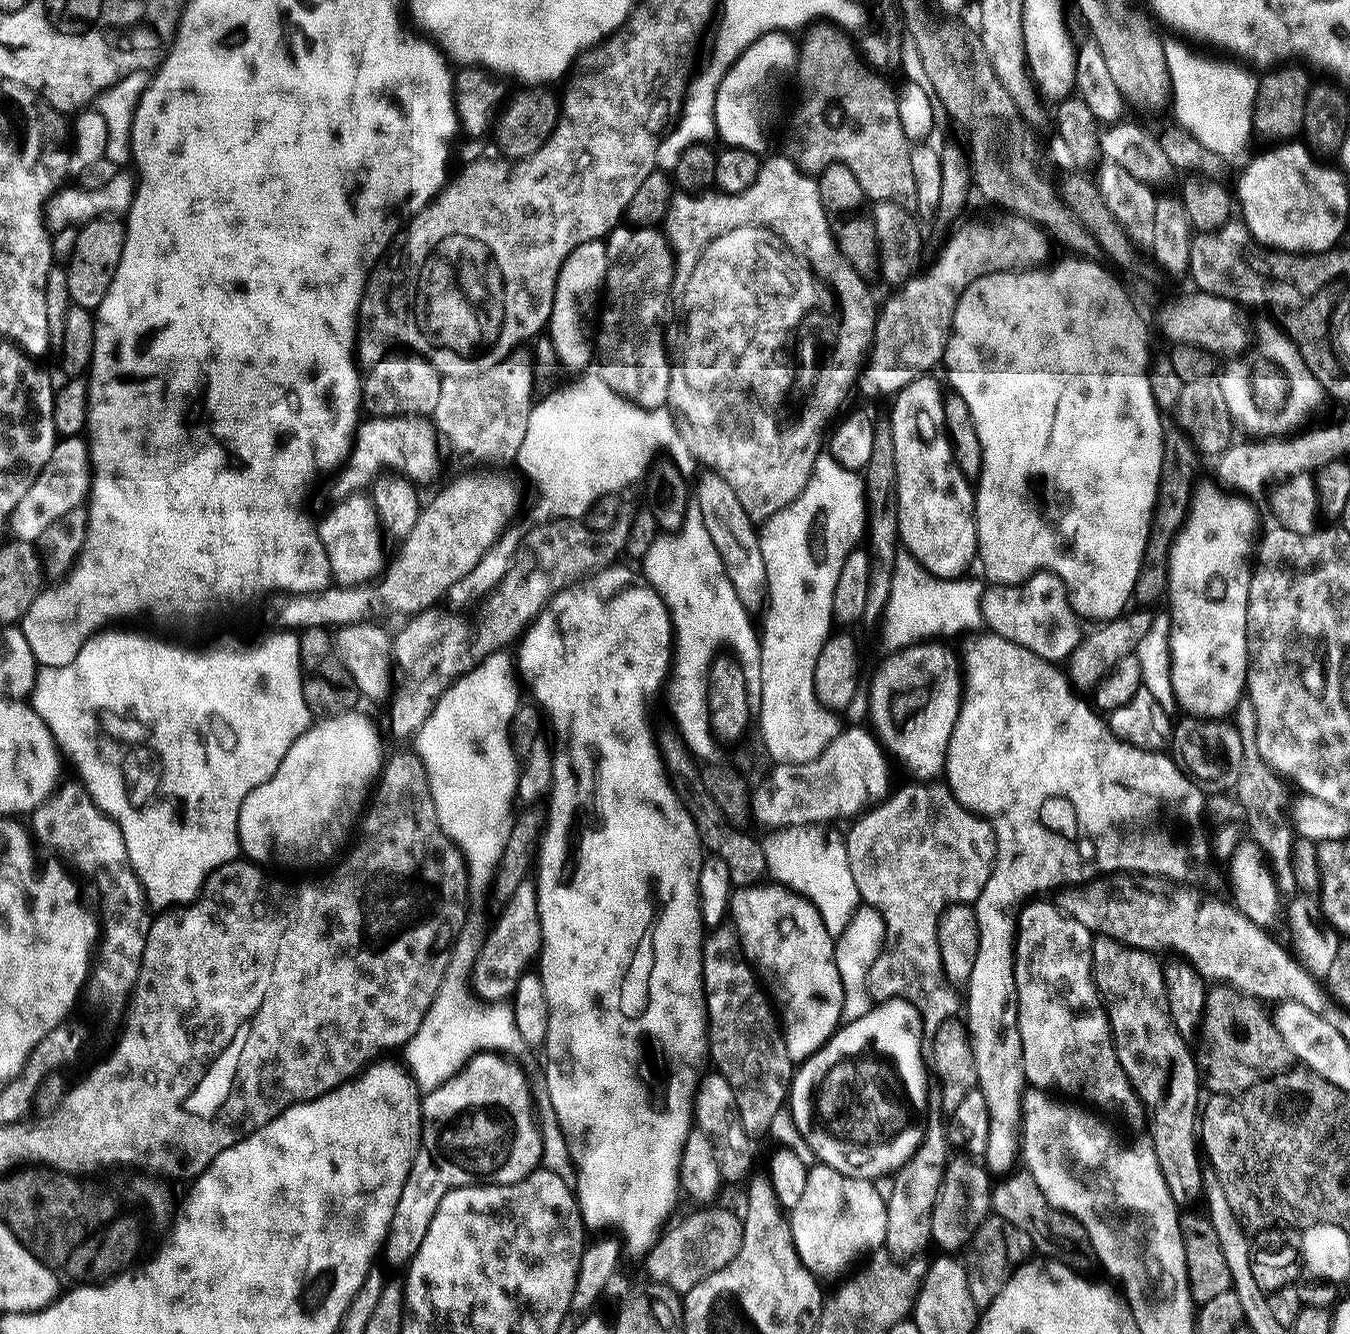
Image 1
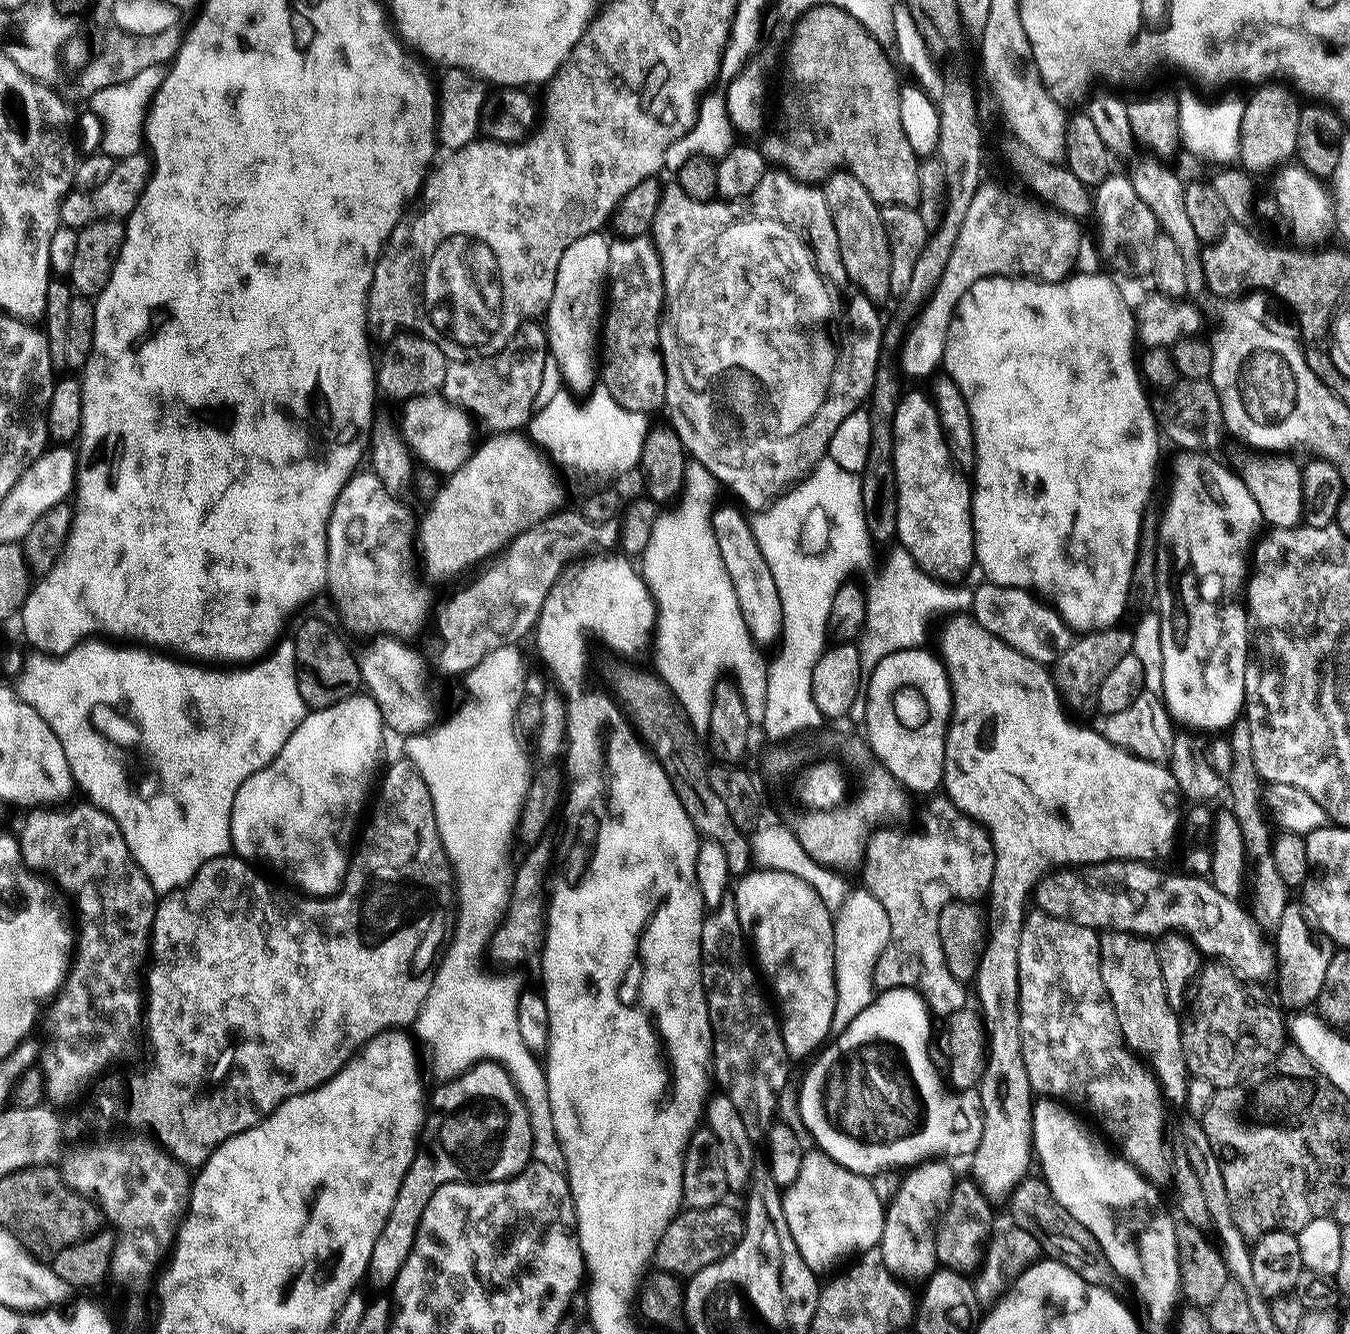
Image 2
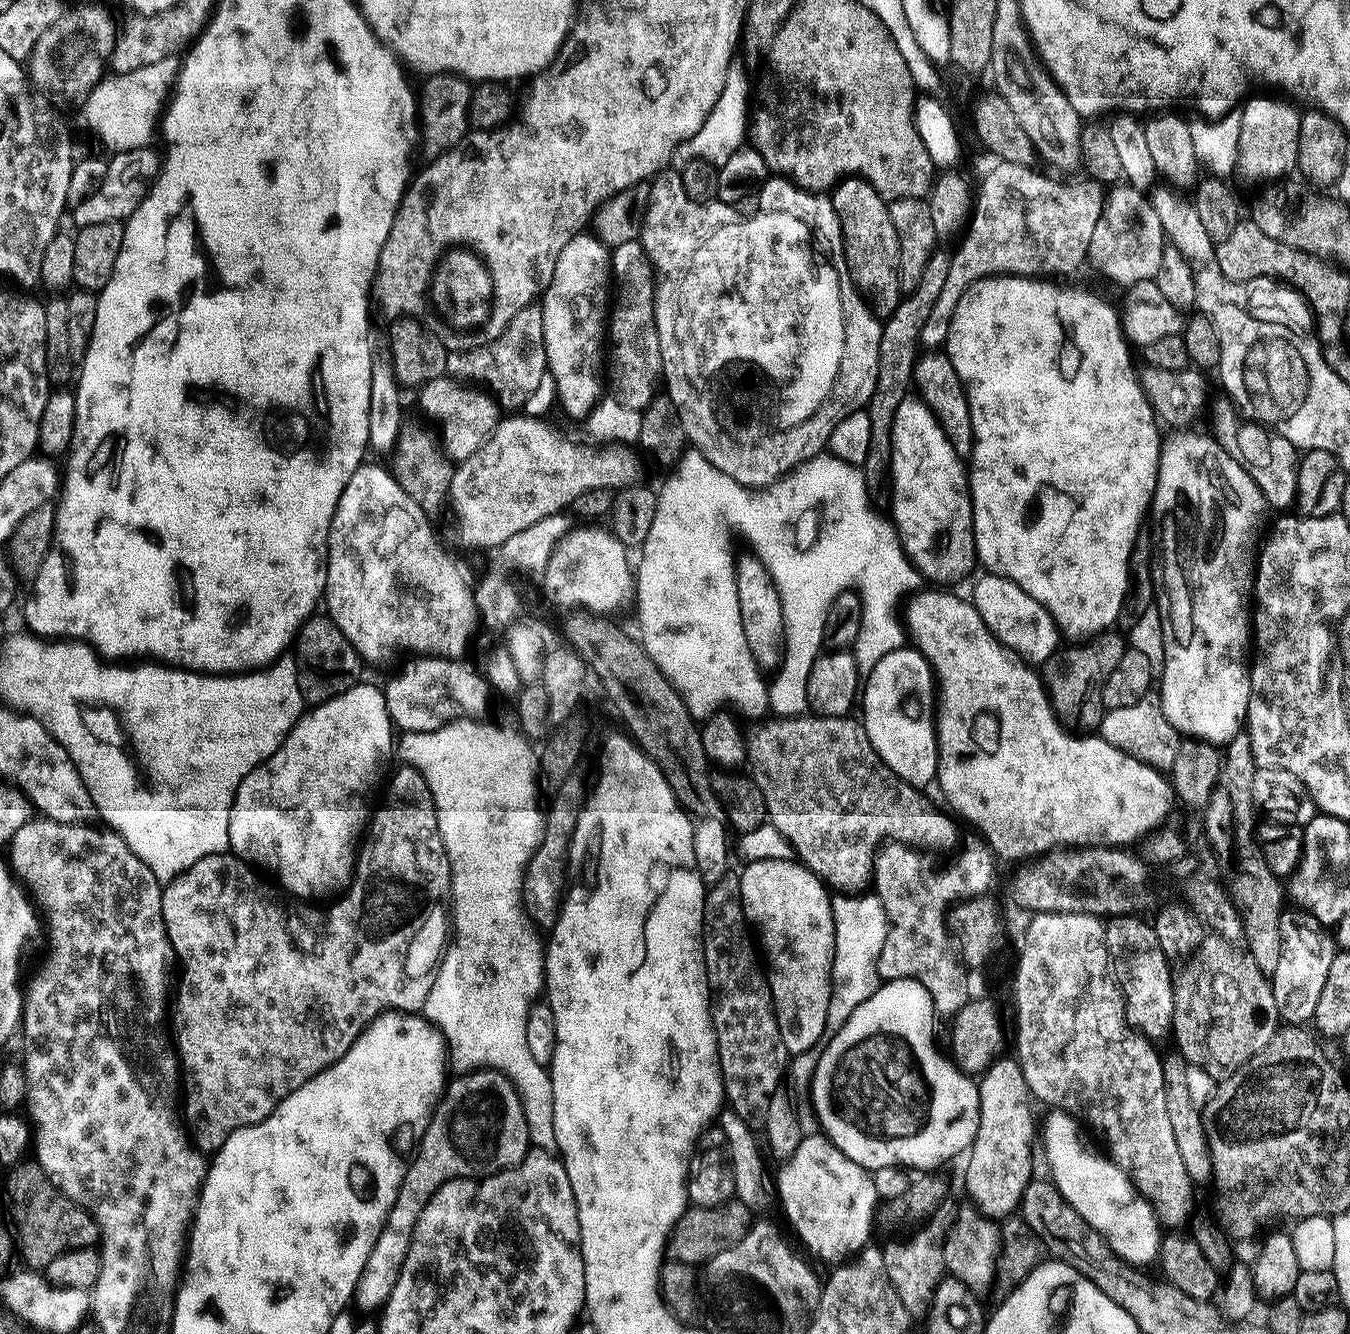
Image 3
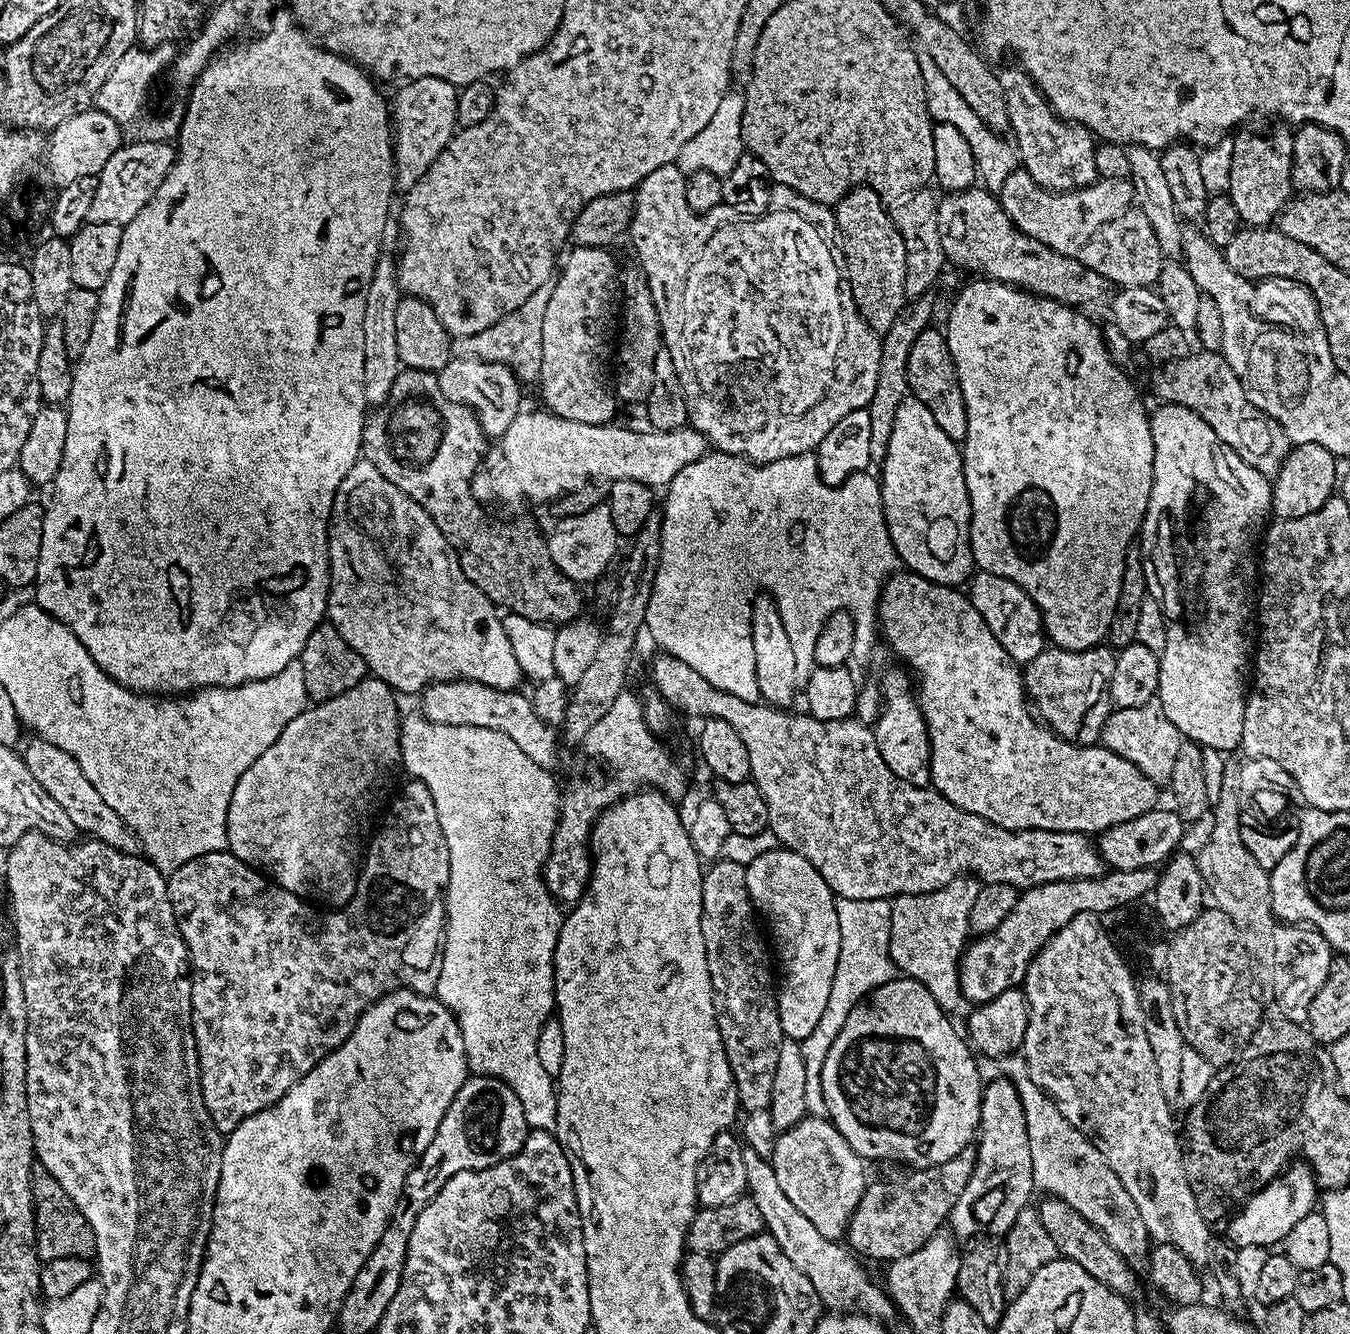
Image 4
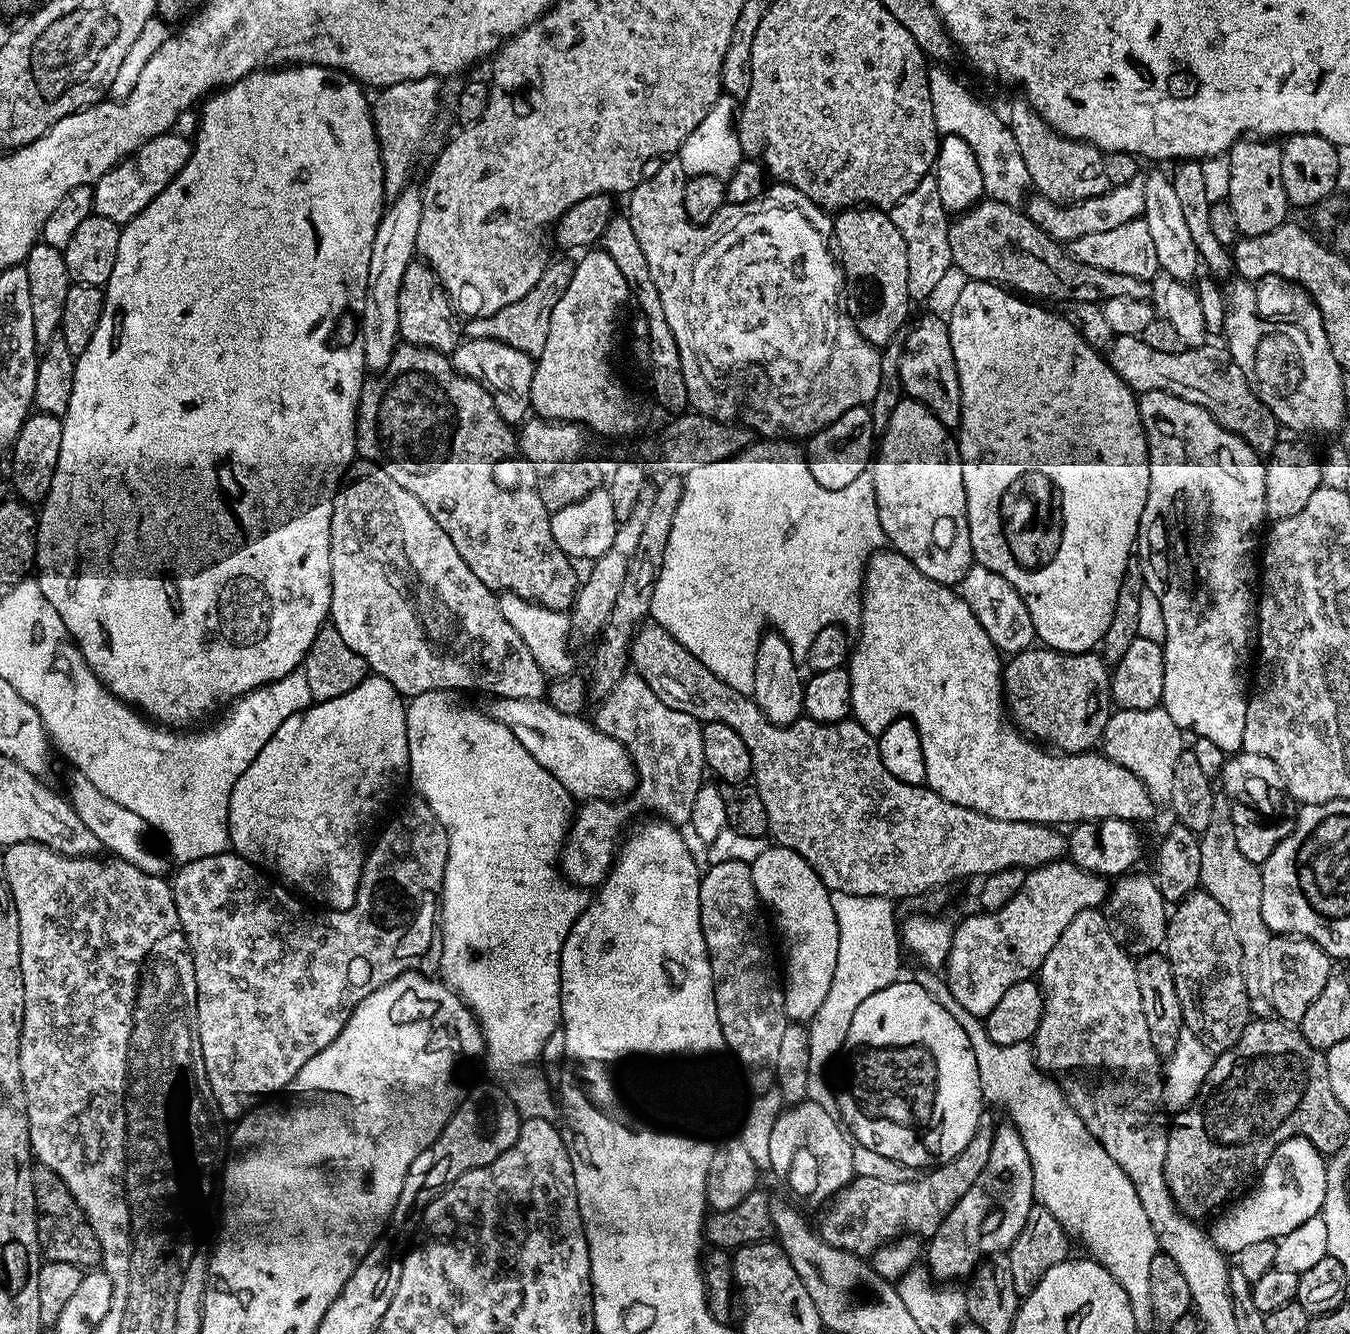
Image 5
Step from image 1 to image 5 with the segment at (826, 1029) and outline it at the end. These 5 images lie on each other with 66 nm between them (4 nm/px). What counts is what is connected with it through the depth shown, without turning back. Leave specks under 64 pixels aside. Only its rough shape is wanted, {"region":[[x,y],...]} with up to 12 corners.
{"region":[[794,850],[751,861],[784,939],[789,1021],[807,1022],[838,966],[832,893]]}

